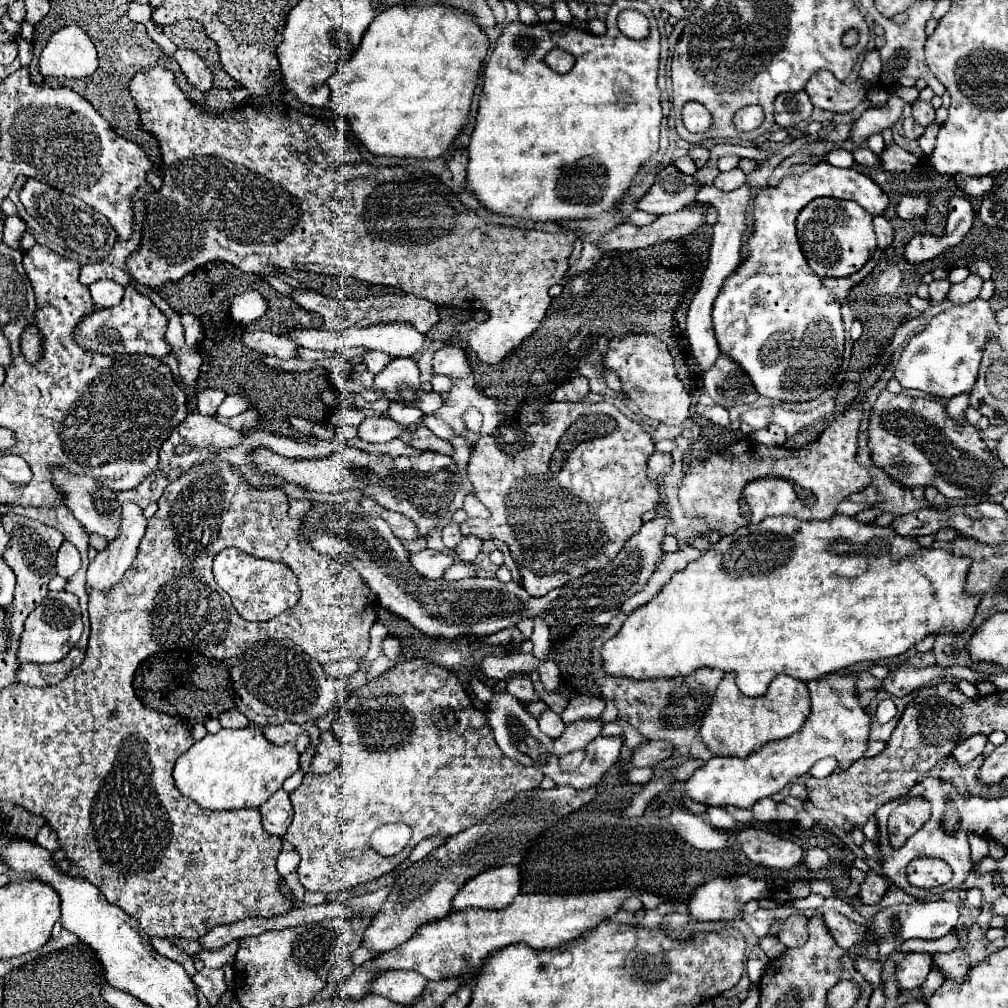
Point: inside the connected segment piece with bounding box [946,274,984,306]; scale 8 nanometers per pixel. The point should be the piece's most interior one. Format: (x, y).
(961, 293)

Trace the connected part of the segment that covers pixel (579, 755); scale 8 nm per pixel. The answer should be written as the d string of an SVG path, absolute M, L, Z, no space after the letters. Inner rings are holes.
M574 750L574 752L570 752L570 754L564 754L564 756L560 758L560 768L562 768L564 772L576 770L576 768L582 764L584 754L586 754L584 750Z

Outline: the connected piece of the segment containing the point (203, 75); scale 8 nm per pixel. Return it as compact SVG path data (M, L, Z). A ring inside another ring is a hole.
M178 48L174 58L180 64L182 72L186 74L188 82L194 84L194 88L198 88L200 92L210 92L210 88L212 88L212 74L210 74L208 66L204 64L204 60L196 52L192 52L188 48Z

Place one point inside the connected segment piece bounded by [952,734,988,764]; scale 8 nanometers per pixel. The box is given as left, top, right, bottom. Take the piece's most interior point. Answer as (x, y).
(971, 747)

